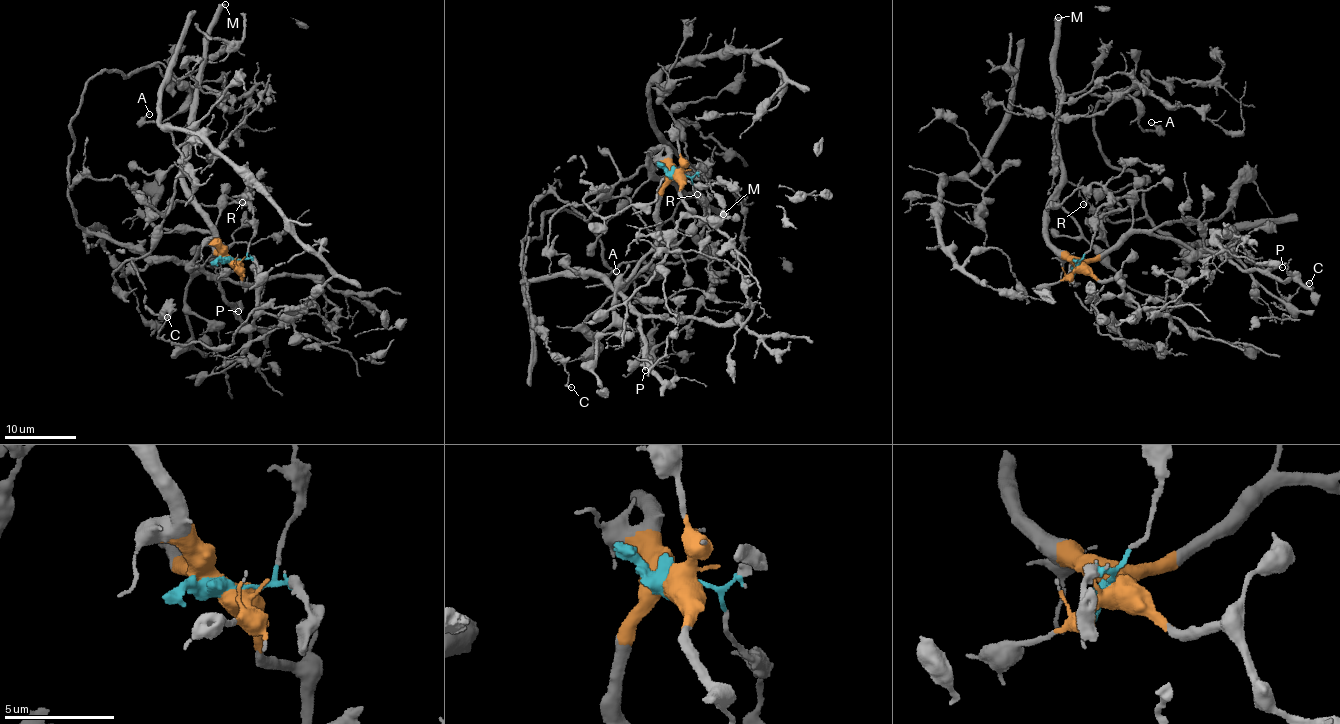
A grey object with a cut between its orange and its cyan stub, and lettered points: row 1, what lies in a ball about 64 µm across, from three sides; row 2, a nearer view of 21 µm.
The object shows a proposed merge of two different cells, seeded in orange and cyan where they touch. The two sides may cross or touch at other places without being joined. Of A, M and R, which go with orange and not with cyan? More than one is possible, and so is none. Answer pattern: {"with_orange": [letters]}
{"with_orange": ["A", "M"]}

